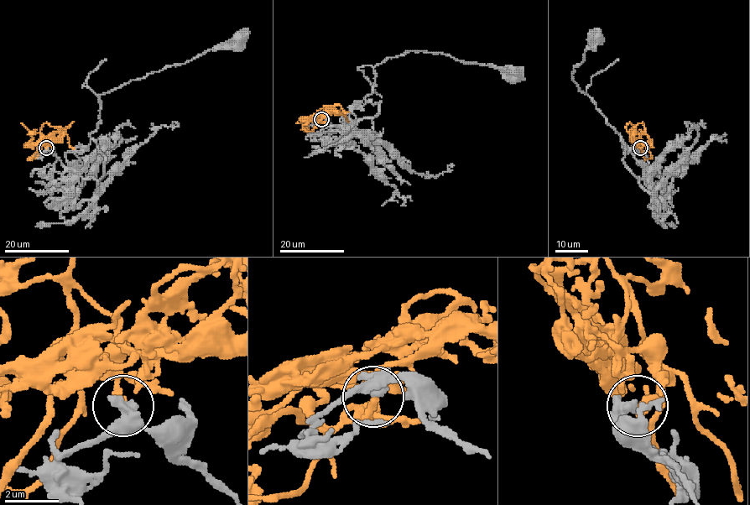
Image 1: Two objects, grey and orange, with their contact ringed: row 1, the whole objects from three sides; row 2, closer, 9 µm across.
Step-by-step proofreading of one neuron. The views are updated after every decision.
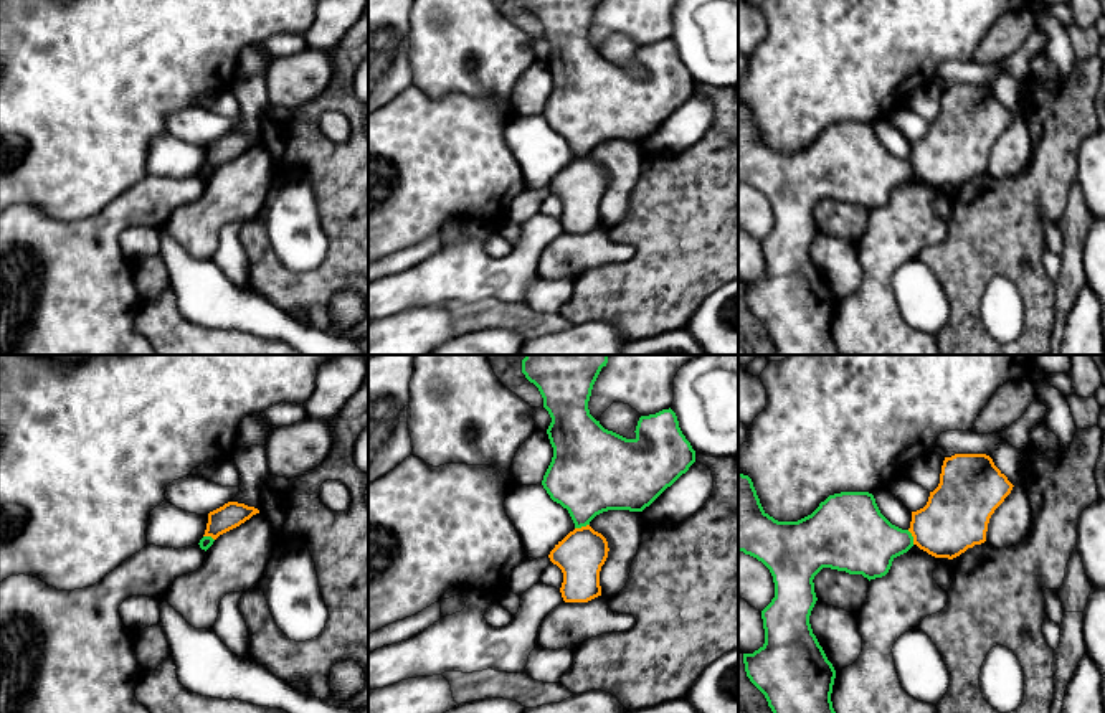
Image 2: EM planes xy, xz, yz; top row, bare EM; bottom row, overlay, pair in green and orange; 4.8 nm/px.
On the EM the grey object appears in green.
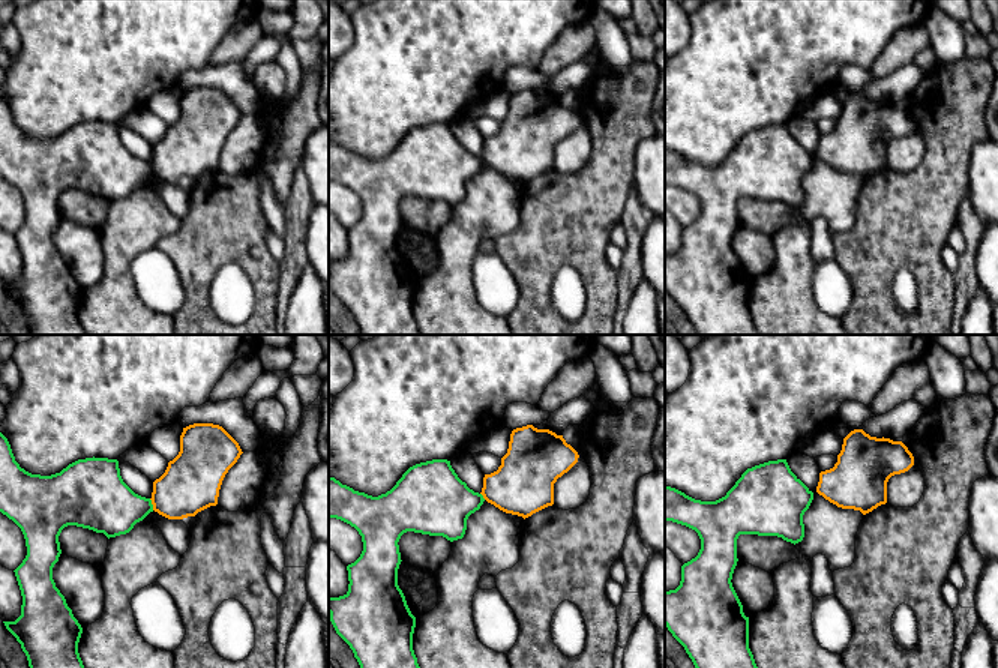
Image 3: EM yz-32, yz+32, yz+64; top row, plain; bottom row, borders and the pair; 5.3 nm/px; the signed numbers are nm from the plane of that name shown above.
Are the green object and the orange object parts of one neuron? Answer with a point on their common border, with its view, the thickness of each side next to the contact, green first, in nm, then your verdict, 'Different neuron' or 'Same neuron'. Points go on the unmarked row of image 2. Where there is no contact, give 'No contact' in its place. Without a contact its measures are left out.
Touches green at xz (582, 155). Thickness 380 nm (green) against 240 nm. Same neuron

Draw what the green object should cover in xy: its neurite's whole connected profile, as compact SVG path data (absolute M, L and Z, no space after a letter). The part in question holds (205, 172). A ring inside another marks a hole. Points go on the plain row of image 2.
M228 132L210 142L205 165L198 173L200 178L206 182L220 165L239 157L256 144L259 144L258 139L238 132Z

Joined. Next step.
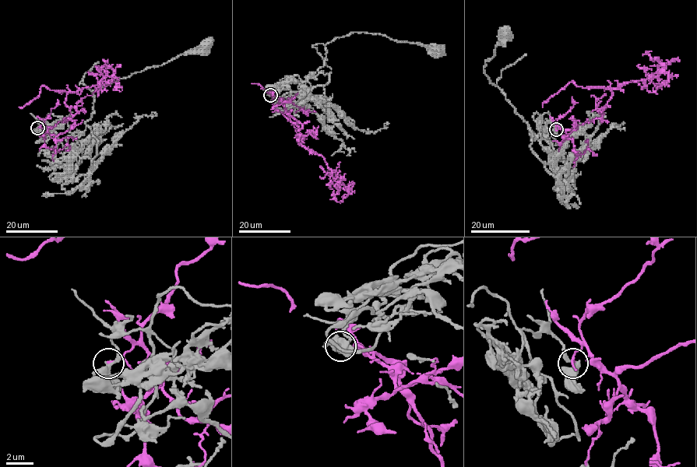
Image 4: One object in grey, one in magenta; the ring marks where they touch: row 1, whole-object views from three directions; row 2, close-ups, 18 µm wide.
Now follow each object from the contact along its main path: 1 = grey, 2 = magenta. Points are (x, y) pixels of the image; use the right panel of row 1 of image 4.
1: (556, 128), (536, 112), (540, 135), (534, 138), (484, 72), (485, 61), (507, 33)
2: (556, 128), (558, 124), (566, 131), (601, 117), (614, 89), (663, 70), (662, 64), (648, 51), (642, 55)

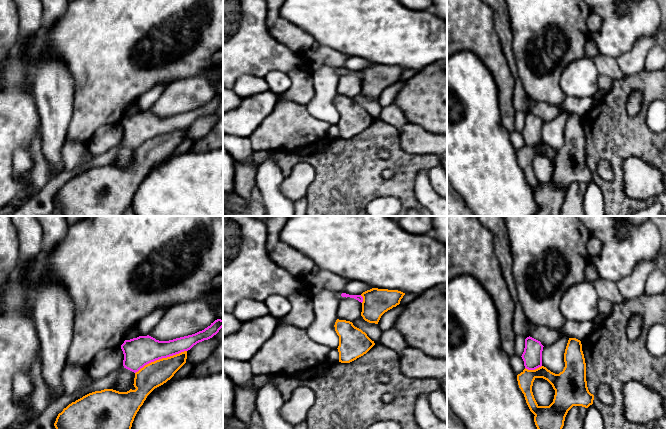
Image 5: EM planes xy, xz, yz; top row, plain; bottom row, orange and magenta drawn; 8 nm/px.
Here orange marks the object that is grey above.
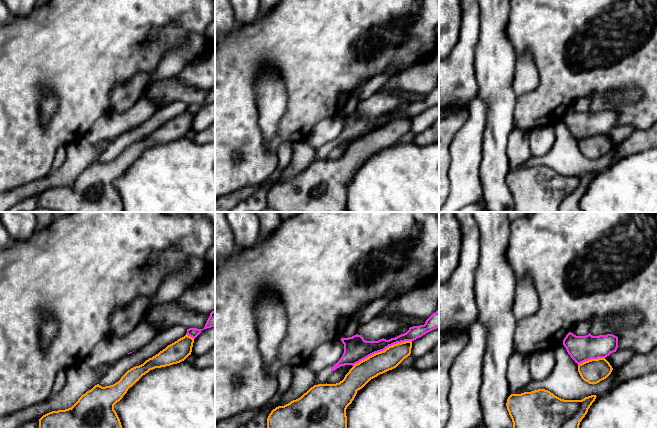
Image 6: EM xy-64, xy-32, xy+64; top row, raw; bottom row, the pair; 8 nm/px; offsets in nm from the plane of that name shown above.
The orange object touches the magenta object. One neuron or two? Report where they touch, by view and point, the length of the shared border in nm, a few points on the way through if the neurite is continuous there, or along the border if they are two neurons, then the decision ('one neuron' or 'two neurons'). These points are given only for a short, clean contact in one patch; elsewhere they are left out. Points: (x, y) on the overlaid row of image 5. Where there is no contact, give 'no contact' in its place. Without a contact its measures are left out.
meets orange in xy at (160, 359); contact 460 nm long; two neurons

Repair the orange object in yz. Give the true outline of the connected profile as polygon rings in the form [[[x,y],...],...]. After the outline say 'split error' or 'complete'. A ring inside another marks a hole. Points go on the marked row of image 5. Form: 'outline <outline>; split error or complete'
outline [[[569,338],[564,362],[565,367],[559,374],[541,366],[535,370],[525,368],[517,375],[519,388],[535,415],[537,429],[562,429],[565,417],[573,406],[588,408],[593,404],[594,395],[587,387],[586,363],[580,340]],[[536,378],[547,380],[555,390],[553,402],[549,406],[539,406],[534,398],[532,386]]]; complete

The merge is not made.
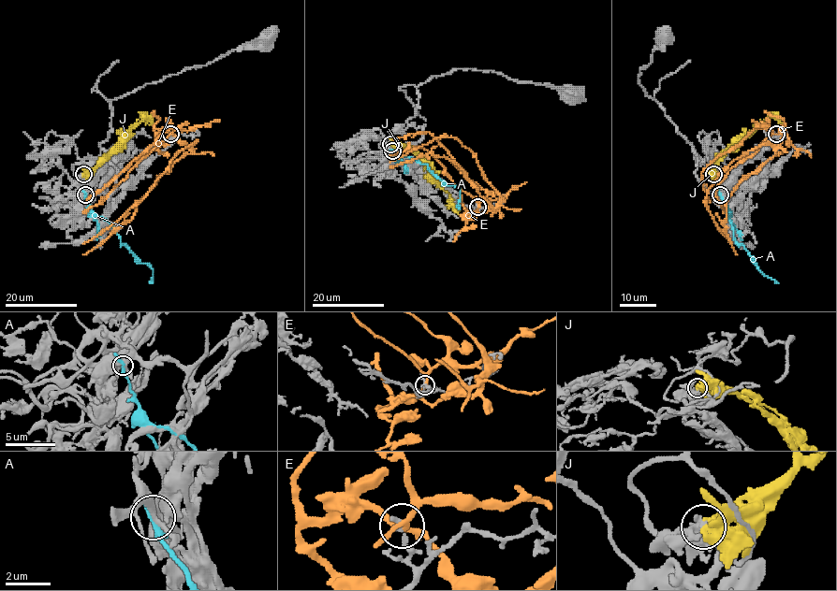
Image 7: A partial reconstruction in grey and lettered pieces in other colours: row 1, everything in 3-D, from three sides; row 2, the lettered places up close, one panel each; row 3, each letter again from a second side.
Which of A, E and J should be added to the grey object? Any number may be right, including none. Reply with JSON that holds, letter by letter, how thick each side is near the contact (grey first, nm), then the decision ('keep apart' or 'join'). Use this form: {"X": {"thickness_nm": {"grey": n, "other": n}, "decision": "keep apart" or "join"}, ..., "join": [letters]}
{"A": {"thickness_nm": {"grey": 280, "other": 260}, "decision": "keep apart"}, "E": {"thickness_nm": {"grey": 260, "other": 240}, "decision": "keep apart"}, "J": {"thickness_nm": {"grey": 280, "other": 400}, "decision": "keep apart"}, "join": []}

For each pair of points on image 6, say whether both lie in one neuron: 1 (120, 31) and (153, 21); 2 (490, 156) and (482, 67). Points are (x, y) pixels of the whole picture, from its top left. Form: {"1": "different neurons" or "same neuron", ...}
{"1": "same neuron", "2": "same neuron"}

